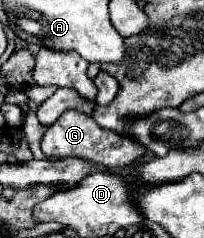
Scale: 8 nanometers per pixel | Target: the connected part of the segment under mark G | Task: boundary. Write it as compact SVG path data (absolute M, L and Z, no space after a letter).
M67 110L51 128L47 128L43 140L41 140L41 150L47 156L57 156L57 158L87 158L87 162L95 162L95 166L131 166L137 162L147 150L145 146L137 144L135 138L123 136L115 130L101 128L93 118L77 112L77 110Z

